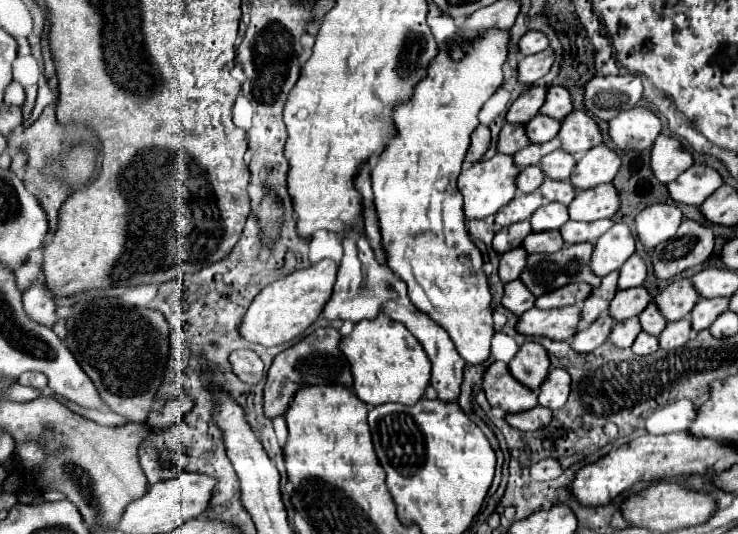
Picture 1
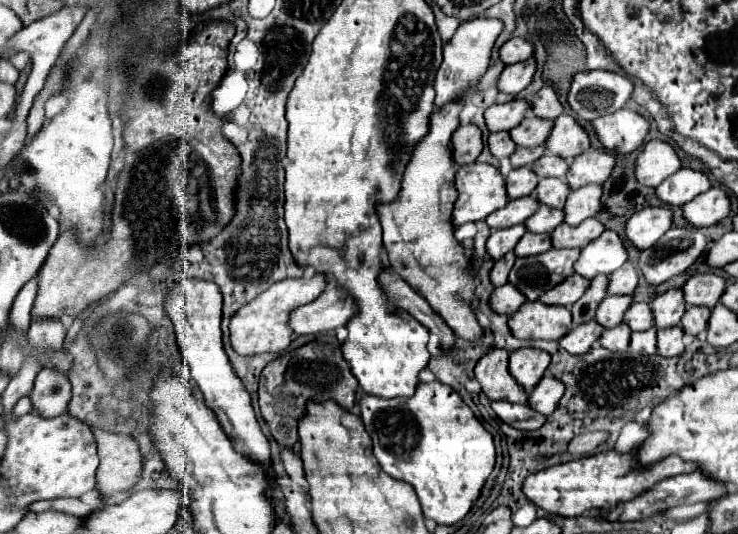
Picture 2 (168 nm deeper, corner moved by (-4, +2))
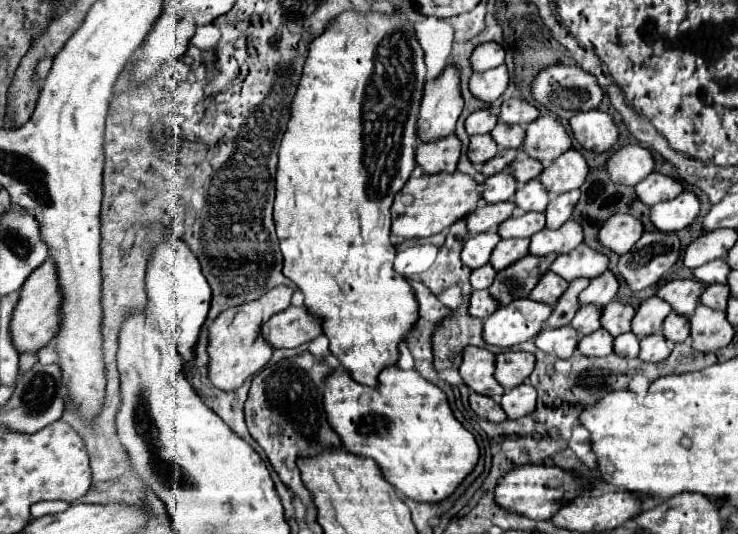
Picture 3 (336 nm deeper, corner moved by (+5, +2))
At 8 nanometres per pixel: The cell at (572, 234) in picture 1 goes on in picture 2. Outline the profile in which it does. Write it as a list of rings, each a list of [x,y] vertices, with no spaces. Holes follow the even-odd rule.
[[[586,218],[578,226],[560,224],[552,232],[552,246],[554,248],[584,248],[594,238],[598,238],[602,232],[604,232],[602,222],[596,218]]]

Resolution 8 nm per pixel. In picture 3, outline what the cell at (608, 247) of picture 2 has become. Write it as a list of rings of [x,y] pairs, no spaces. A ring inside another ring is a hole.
[[[579,244],[569,254],[557,256],[555,262],[549,266],[549,270],[571,282],[575,278],[595,278],[603,274],[607,266],[609,266],[609,258],[605,254],[591,250],[585,244]]]

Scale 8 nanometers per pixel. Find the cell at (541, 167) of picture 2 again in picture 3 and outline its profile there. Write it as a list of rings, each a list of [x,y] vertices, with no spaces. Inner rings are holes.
[[[523,158],[523,160],[515,160],[511,166],[509,166],[509,172],[513,174],[513,178],[517,180],[519,186],[523,186],[525,182],[537,178],[543,170],[543,164],[533,160],[533,158]]]

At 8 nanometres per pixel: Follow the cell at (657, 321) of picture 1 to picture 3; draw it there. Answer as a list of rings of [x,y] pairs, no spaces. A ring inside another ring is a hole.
[[[609,302],[603,312],[601,312],[601,326],[611,334],[619,336],[631,330],[631,320],[633,320],[635,308],[631,304],[621,304],[621,302]]]

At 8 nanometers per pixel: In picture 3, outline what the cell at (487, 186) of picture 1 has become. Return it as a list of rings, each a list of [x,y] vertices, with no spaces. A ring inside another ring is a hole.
[[[441,172],[433,176],[419,176],[419,178],[411,176],[405,188],[393,200],[391,236],[411,240],[411,238],[439,234],[443,228],[449,228],[455,220],[471,214],[479,206],[479,202],[481,202],[481,188],[467,174]]]

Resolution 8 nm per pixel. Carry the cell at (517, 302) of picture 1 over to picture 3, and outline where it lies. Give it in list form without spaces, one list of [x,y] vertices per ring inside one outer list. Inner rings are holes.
[[[473,290],[471,298],[469,298],[469,316],[485,320],[487,316],[491,316],[497,310],[497,302],[493,300],[493,296],[487,290]]]

